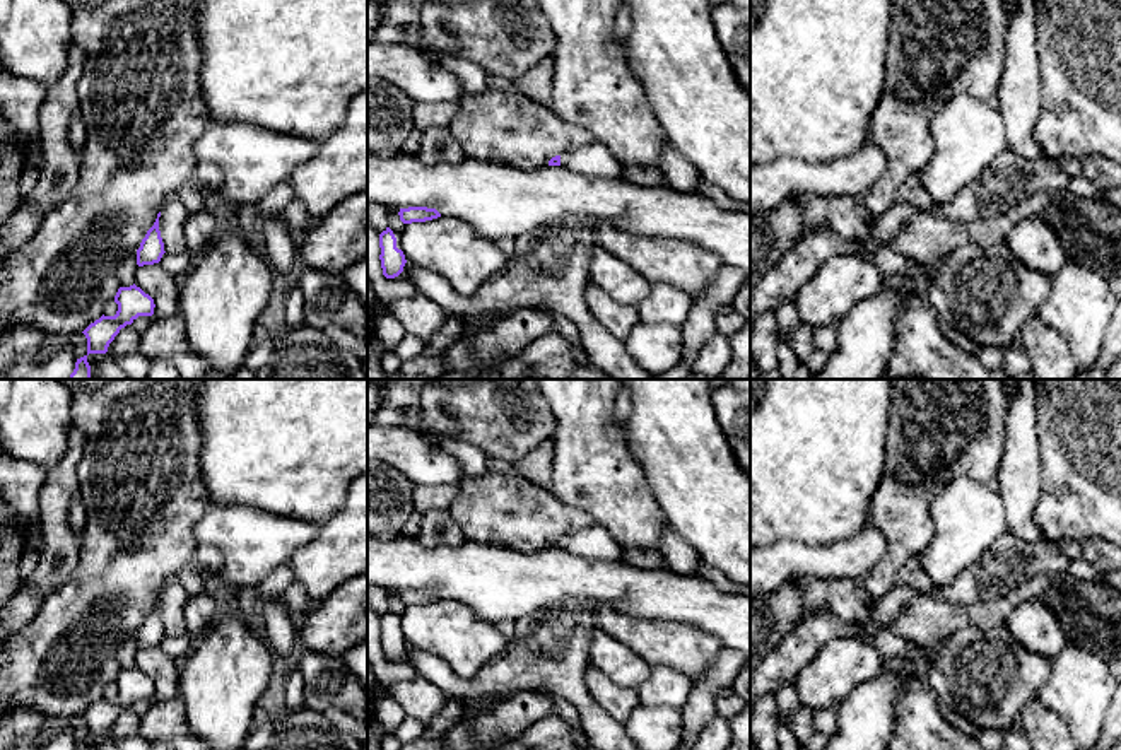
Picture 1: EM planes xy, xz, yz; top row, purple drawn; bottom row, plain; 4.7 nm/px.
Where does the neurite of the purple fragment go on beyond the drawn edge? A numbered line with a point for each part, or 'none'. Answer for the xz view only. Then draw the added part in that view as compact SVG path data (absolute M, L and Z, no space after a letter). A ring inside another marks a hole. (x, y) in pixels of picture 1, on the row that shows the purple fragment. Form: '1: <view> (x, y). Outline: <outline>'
1: xz (593, 159). Outline: M602 142L574 147L560 155L560 166L590 178L620 179L624 166Z

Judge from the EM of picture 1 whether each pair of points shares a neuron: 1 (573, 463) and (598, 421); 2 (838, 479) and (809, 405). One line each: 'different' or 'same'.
1: same
2: same

